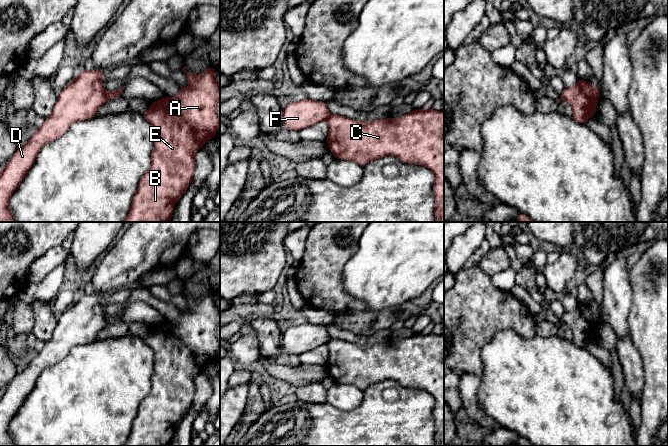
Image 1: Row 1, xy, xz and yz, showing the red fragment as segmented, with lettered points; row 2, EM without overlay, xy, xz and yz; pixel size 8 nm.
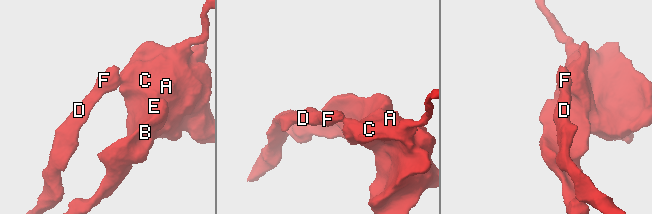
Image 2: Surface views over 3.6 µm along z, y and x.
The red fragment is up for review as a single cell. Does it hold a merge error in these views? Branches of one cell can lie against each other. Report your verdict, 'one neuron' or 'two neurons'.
two neurons

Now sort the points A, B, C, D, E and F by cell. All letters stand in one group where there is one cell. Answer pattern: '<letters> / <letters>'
A B C E / D F

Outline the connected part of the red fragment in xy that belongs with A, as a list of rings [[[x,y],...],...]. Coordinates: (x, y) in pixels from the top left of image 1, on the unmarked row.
[[[210,290],[201,298],[191,298],[183,291],[190,313],[180,309],[180,316],[172,322],[165,320],[151,326],[151,331],[141,336],[154,352],[154,369],[151,389],[141,401],[130,434],[123,446],[170,446],[176,424],[191,408],[194,395],[194,380],[204,367],[216,361],[220,344],[217,327],[220,325],[220,309],[215,300],[215,291]]]

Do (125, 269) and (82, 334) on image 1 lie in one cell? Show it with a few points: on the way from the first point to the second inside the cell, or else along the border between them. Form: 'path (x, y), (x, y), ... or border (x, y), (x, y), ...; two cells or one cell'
path (108, 284), (88, 308), (86, 317); one cell

